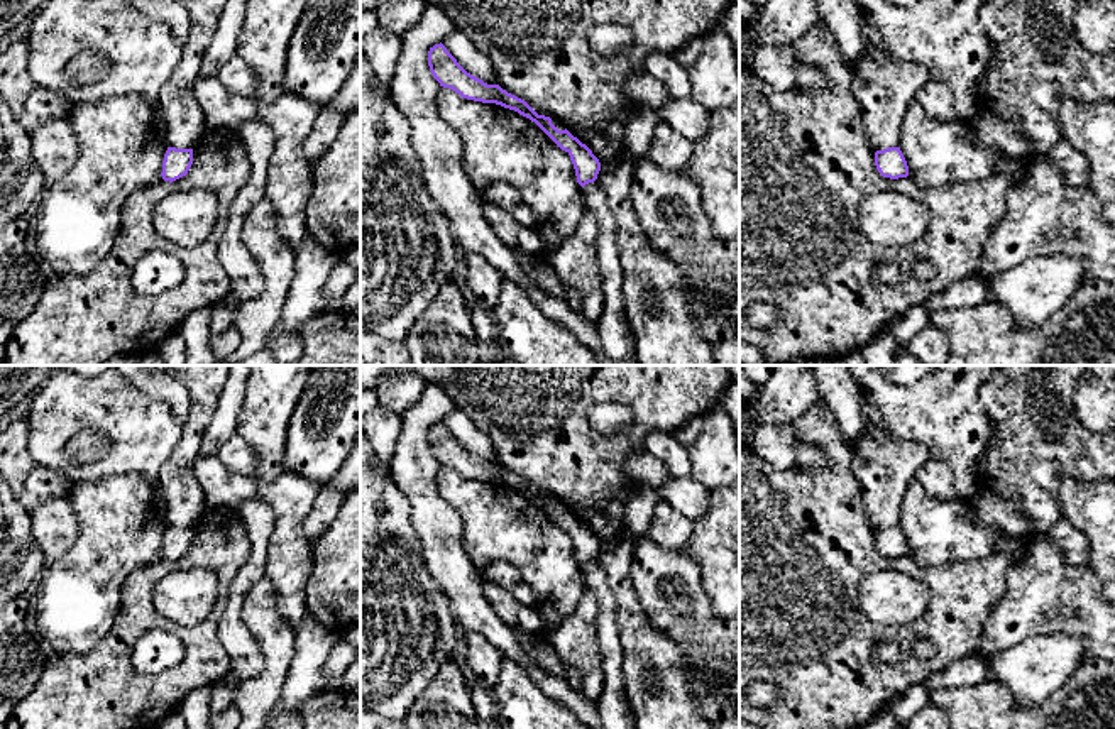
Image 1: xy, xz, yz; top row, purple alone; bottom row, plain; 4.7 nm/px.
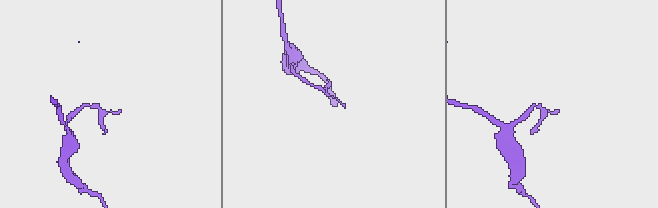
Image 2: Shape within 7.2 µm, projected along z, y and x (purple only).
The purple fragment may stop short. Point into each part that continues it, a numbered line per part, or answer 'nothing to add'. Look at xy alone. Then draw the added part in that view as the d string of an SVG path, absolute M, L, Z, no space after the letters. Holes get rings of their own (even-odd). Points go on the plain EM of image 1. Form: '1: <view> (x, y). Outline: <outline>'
nothing to add

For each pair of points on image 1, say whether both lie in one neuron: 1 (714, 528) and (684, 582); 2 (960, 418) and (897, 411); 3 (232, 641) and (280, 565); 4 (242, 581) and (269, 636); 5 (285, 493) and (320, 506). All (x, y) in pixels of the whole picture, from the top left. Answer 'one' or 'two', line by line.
1: two
2: one
3: two
4: two
5: two

